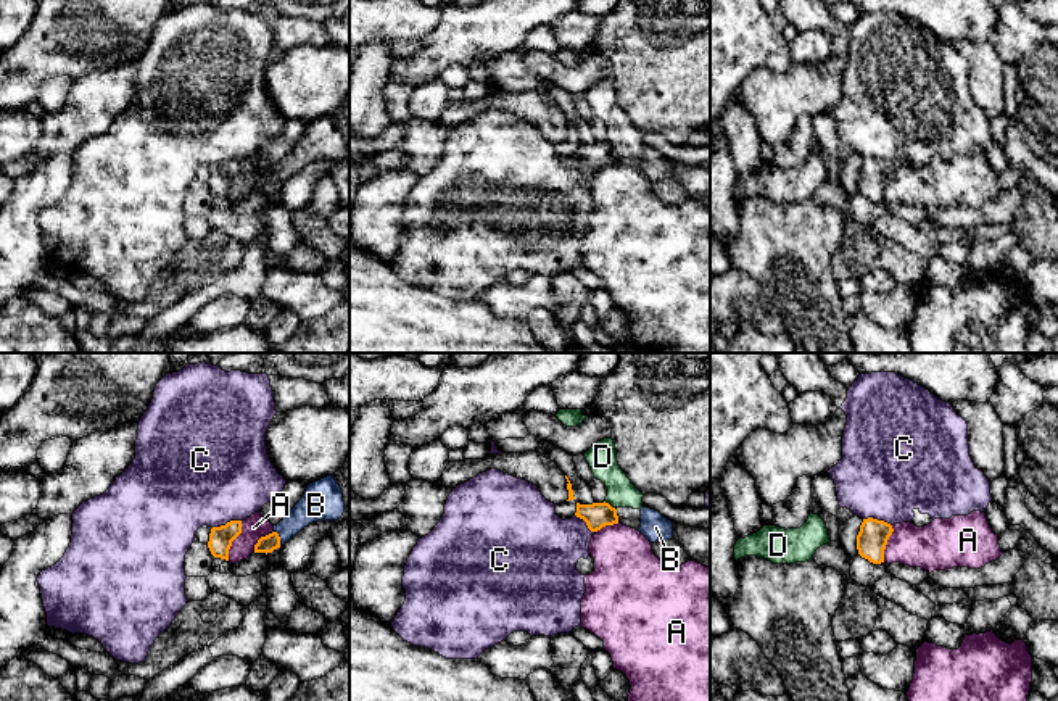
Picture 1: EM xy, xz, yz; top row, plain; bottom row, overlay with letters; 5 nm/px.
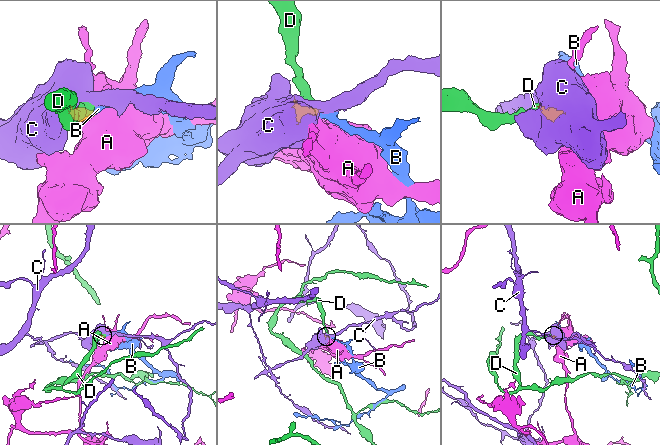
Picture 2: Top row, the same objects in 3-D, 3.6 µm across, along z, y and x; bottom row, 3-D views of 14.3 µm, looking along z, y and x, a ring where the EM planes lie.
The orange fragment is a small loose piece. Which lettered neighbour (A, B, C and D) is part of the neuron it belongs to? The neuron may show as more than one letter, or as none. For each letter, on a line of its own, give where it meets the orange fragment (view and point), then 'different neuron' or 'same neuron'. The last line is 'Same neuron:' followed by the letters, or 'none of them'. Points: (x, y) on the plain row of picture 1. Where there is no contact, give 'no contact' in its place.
A: xy (234, 178) | different neuron
B: xy (279, 178) | same neuron
C: xy (227, 161) | different neuron
D: xz (607, 142) | different neuron
Same neuron: B

